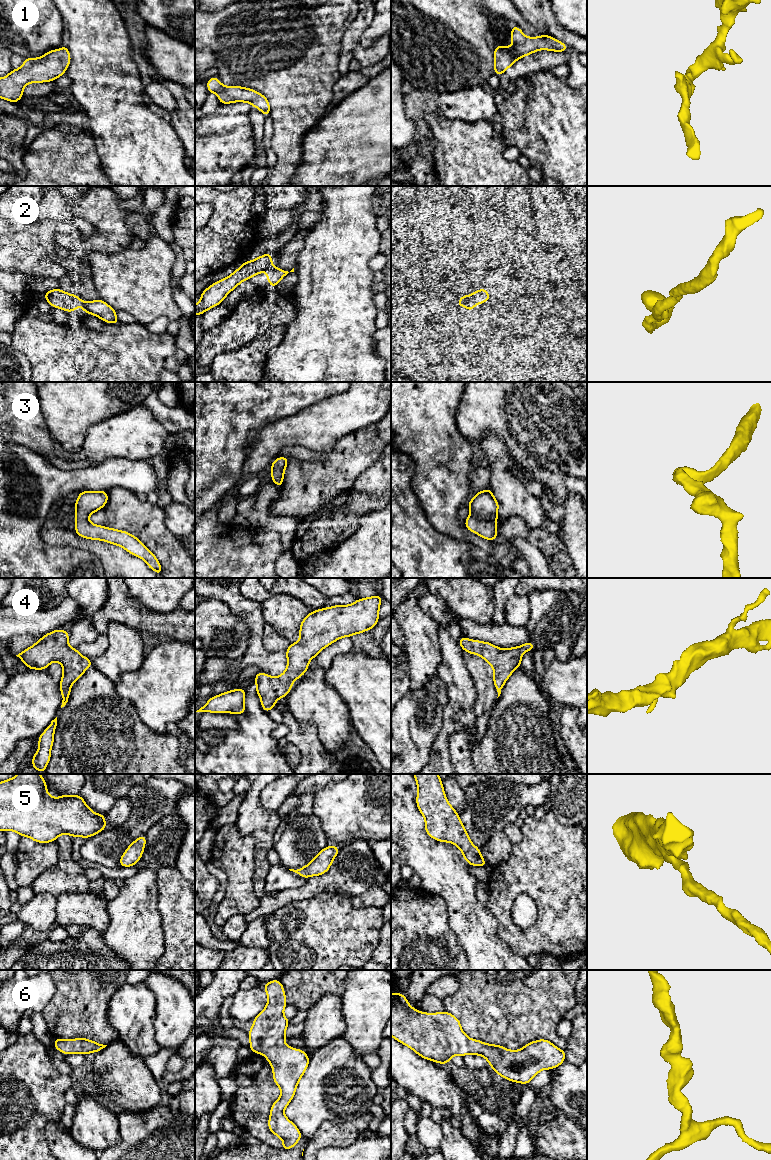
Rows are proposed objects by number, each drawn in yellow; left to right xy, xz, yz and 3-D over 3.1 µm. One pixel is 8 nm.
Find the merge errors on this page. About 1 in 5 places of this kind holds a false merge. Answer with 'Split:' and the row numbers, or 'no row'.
Split: 2

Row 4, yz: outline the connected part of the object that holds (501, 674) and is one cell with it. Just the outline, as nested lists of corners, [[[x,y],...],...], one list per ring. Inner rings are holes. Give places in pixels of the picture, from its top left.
[[[460,637],[459,645],[467,653],[481,656],[492,666],[494,673],[493,682],[498,692],[498,697],[501,694],[505,682],[513,671],[522,667],[522,655],[526,651],[532,651],[535,648],[534,644],[531,641],[528,641],[521,646],[500,649],[490,642],[471,640],[466,637]]]

